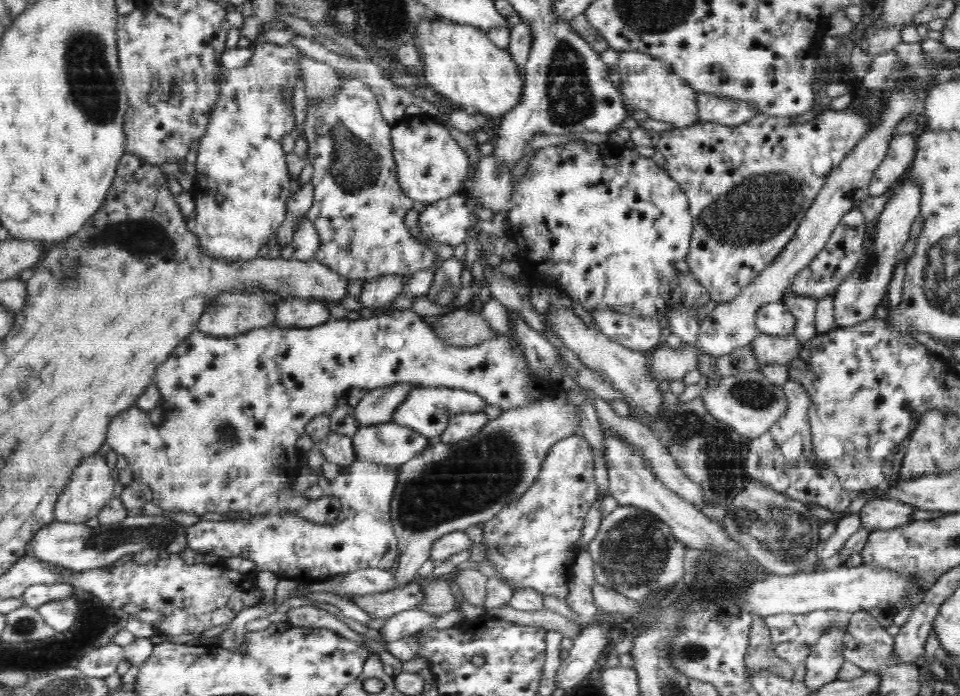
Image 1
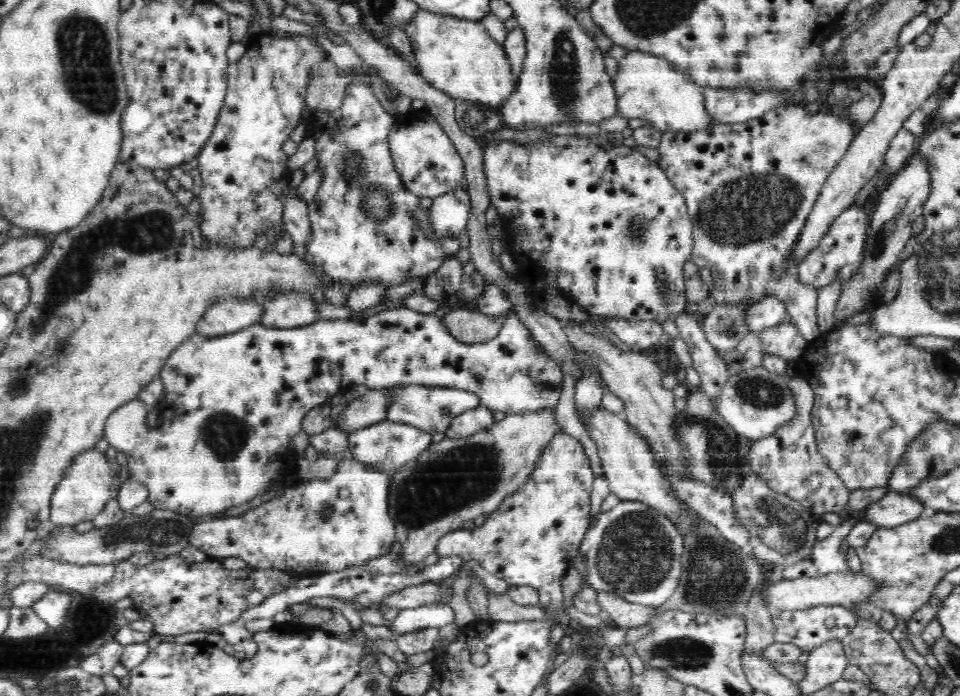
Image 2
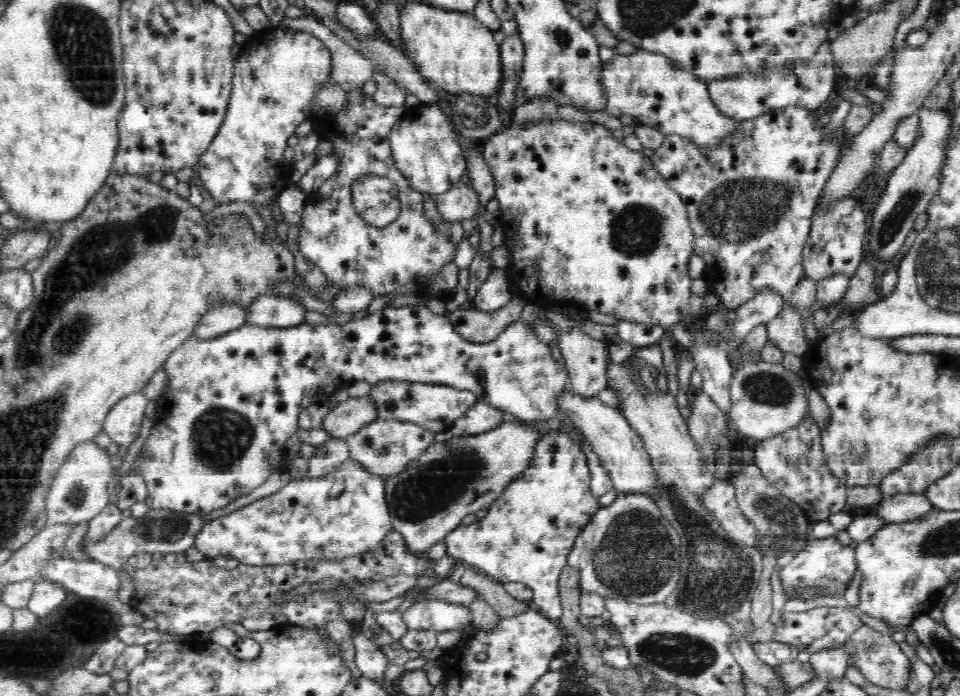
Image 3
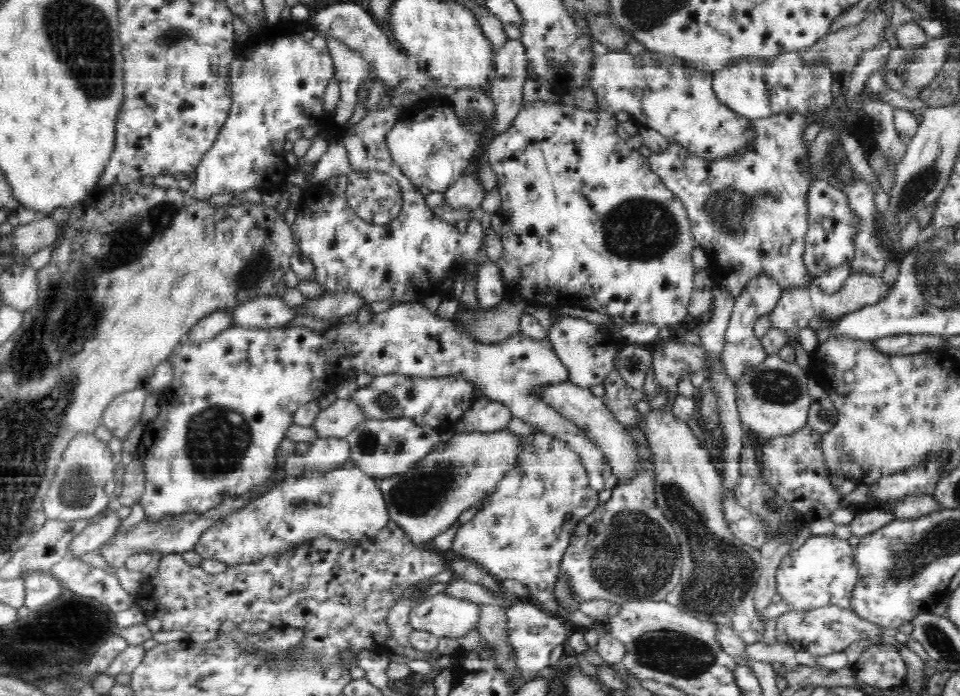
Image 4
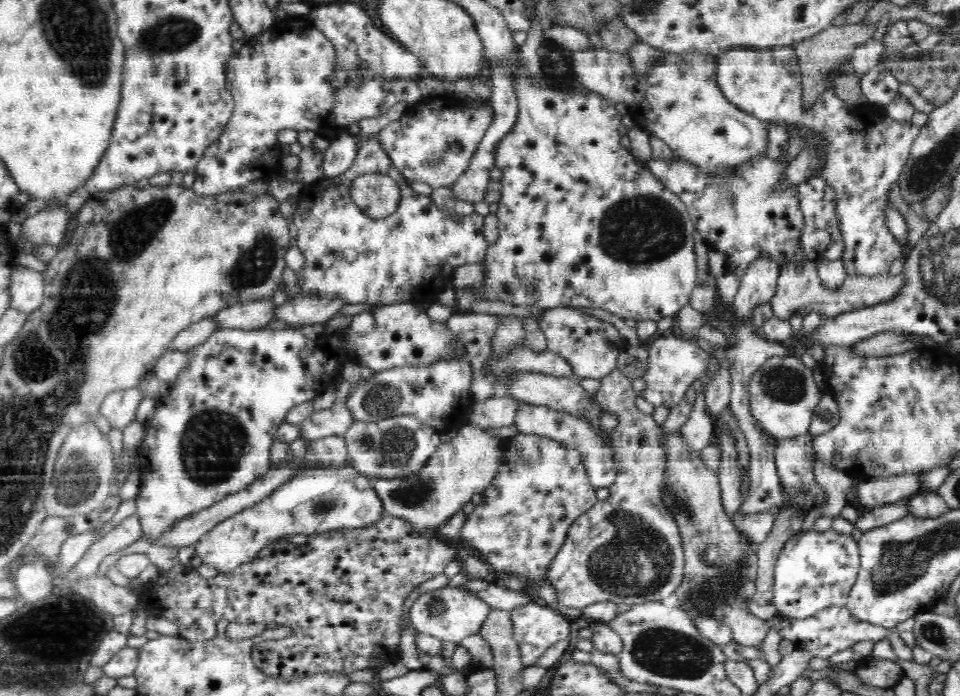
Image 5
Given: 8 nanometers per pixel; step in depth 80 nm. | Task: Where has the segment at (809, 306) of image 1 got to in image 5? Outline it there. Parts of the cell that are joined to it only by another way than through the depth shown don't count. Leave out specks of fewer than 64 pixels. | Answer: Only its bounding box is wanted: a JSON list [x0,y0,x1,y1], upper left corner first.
[647,121,805,279]

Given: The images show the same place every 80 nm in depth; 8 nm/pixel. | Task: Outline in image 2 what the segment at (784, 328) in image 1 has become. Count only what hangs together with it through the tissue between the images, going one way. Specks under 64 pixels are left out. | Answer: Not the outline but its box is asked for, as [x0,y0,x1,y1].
[746,296,791,331]

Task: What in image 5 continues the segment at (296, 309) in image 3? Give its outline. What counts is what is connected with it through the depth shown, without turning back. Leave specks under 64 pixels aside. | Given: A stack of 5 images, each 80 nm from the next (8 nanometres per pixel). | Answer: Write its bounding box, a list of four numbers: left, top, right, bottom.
[213,298,276,329]

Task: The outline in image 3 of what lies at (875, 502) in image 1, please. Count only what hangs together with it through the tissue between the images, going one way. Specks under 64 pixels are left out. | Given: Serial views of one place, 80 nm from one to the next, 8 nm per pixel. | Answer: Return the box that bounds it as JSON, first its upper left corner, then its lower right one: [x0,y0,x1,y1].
[876,494,933,524]

